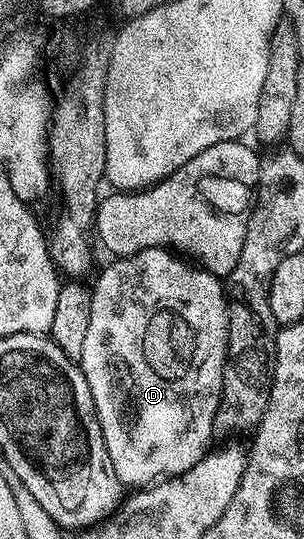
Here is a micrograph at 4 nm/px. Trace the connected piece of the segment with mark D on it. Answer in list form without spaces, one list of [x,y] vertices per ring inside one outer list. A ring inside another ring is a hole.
[[[146,248],[146,249],[145,249],[145,250],[141,250],[141,251],[140,251],[140,252],[138,252],[138,253],[137,253],[137,254],[133,254],[133,255],[132,255],[132,256],[121,256],[121,257],[118,257],[118,258],[115,258],[115,259],[112,259],[112,260],[111,260],[111,261],[110,261],[110,262],[111,262],[111,263],[112,263],[112,264],[111,264],[111,265],[109,265],[109,266],[108,266],[108,268],[107,268],[107,269],[105,269],[105,270],[104,270],[104,272],[103,272],[103,273],[101,273],[101,274],[100,274],[100,276],[99,276],[99,281],[97,281],[97,282],[96,282],[96,284],[95,284],[95,290],[94,290],[94,288],[93,288],[93,291],[92,291],[92,292],[91,292],[91,293],[90,293],[90,295],[91,295],[91,309],[90,309],[90,310],[89,310],[89,330],[88,330],[88,331],[87,331],[87,332],[86,332],[86,333],[85,333],[85,347],[84,347],[84,348],[83,348],[83,349],[82,349],[82,350],[81,350],[81,358],[80,358],[80,359],[79,359],[79,361],[77,361],[77,363],[78,363],[78,365],[79,365],[79,367],[80,367],[80,368],[82,368],[82,370],[83,370],[83,373],[84,373],[84,374],[85,374],[85,378],[86,378],[86,379],[87,379],[87,381],[88,381],[88,382],[89,382],[89,386],[90,386],[90,387],[91,387],[91,393],[92,393],[92,394],[93,394],[93,402],[94,402],[94,403],[95,403],[95,409],[96,409],[96,410],[97,410],[97,418],[98,418],[98,419],[99,419],[99,421],[100,421],[100,422],[101,422],[101,434],[102,434],[102,435],[103,435],[103,437],[104,437],[104,438],[105,438],[105,450],[109,450],[109,462],[113,462],[113,470],[114,470],[114,471],[115,471],[115,473],[116,473],[116,474],[117,474],[117,478],[118,478],[118,479],[119,479],[119,483],[120,483],[120,484],[122,484],[122,485],[124,485],[124,486],[130,486],[130,484],[132,484],[132,485],[131,485],[131,486],[130,486],[130,487],[131,487],[131,488],[132,488],[132,489],[135,489],[135,490],[138,490],[138,489],[140,489],[140,488],[142,488],[142,487],[144,487],[144,486],[150,486],[150,485],[152,485],[152,484],[154,484],[154,483],[156,483],[156,482],[158,482],[158,481],[160,481],[160,480],[166,480],[166,479],[167,479],[167,477],[169,477],[169,476],[180,476],[180,474],[181,474],[181,473],[183,473],[183,472],[184,472],[184,471],[185,471],[185,470],[189,470],[189,469],[190,469],[190,468],[192,468],[192,467],[193,467],[193,466],[197,466],[197,462],[201,462],[201,458],[202,458],[202,457],[203,457],[203,456],[206,456],[206,455],[207,455],[207,453],[208,453],[208,451],[209,451],[209,449],[210,449],[210,448],[211,448],[211,447],[212,447],[212,444],[211,444],[211,431],[213,431],[213,430],[214,430],[214,428],[215,428],[215,420],[216,420],[216,424],[217,424],[217,417],[218,417],[218,416],[219,416],[219,401],[220,401],[220,400],[222,400],[222,399],[223,399],[223,363],[225,363],[225,361],[227,361],[227,297],[226,297],[226,295],[225,295],[225,284],[224,284],[224,281],[223,281],[223,280],[222,280],[222,279],[220,279],[220,277],[217,277],[217,276],[215,276],[215,275],[213,275],[213,274],[212,274],[212,272],[209,272],[209,271],[207,271],[207,269],[206,269],[206,268],[201,268],[201,267],[198,267],[198,266],[196,266],[196,265],[195,265],[195,264],[194,264],[194,263],[191,263],[191,262],[188,262],[188,261],[187,261],[187,260],[186,260],[186,259],[183,259],[183,258],[180,258],[180,257],[179,257],[179,256],[178,256],[178,255],[176,255],[176,253],[175,253],[175,252],[174,252],[174,251],[171,251],[171,250],[168,250],[168,249],[166,249],[166,248]]]

